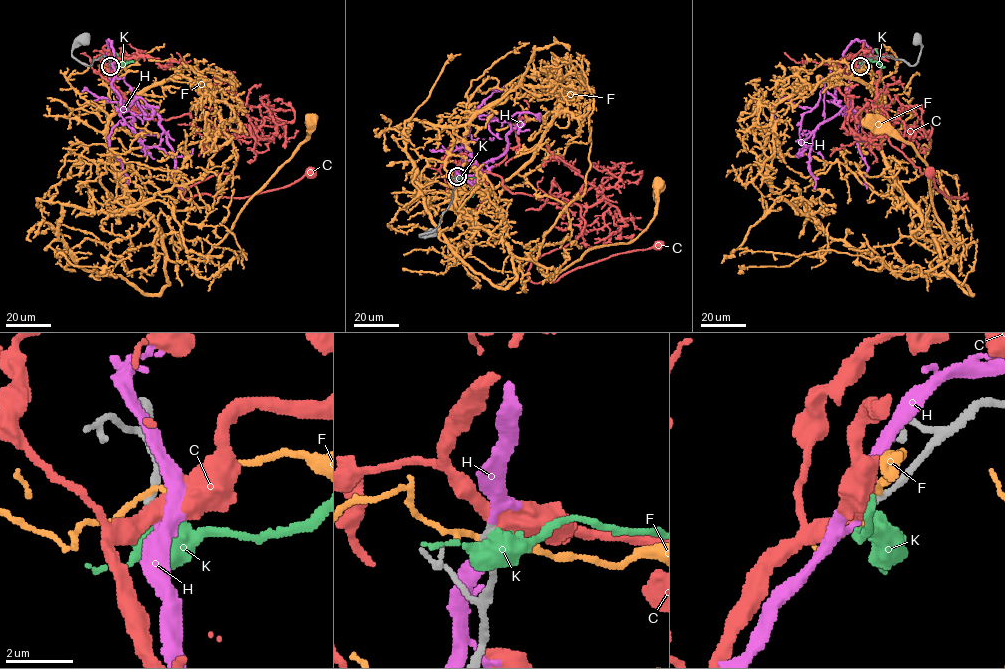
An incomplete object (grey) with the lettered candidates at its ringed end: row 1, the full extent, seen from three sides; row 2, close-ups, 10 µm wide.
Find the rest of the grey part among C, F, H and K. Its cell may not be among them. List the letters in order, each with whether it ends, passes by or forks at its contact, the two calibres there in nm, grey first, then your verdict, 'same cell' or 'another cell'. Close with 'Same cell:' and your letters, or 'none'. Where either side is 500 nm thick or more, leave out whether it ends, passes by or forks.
C: it passes by; calibres 240 and 460 nm; another cell
F: it passes by; calibres 280 and 170 nm; another cell
H: it passes by; calibres 220 and 240 nm; same cell
K: calibres 240 and 500 nm; another cell
Same cell: H

